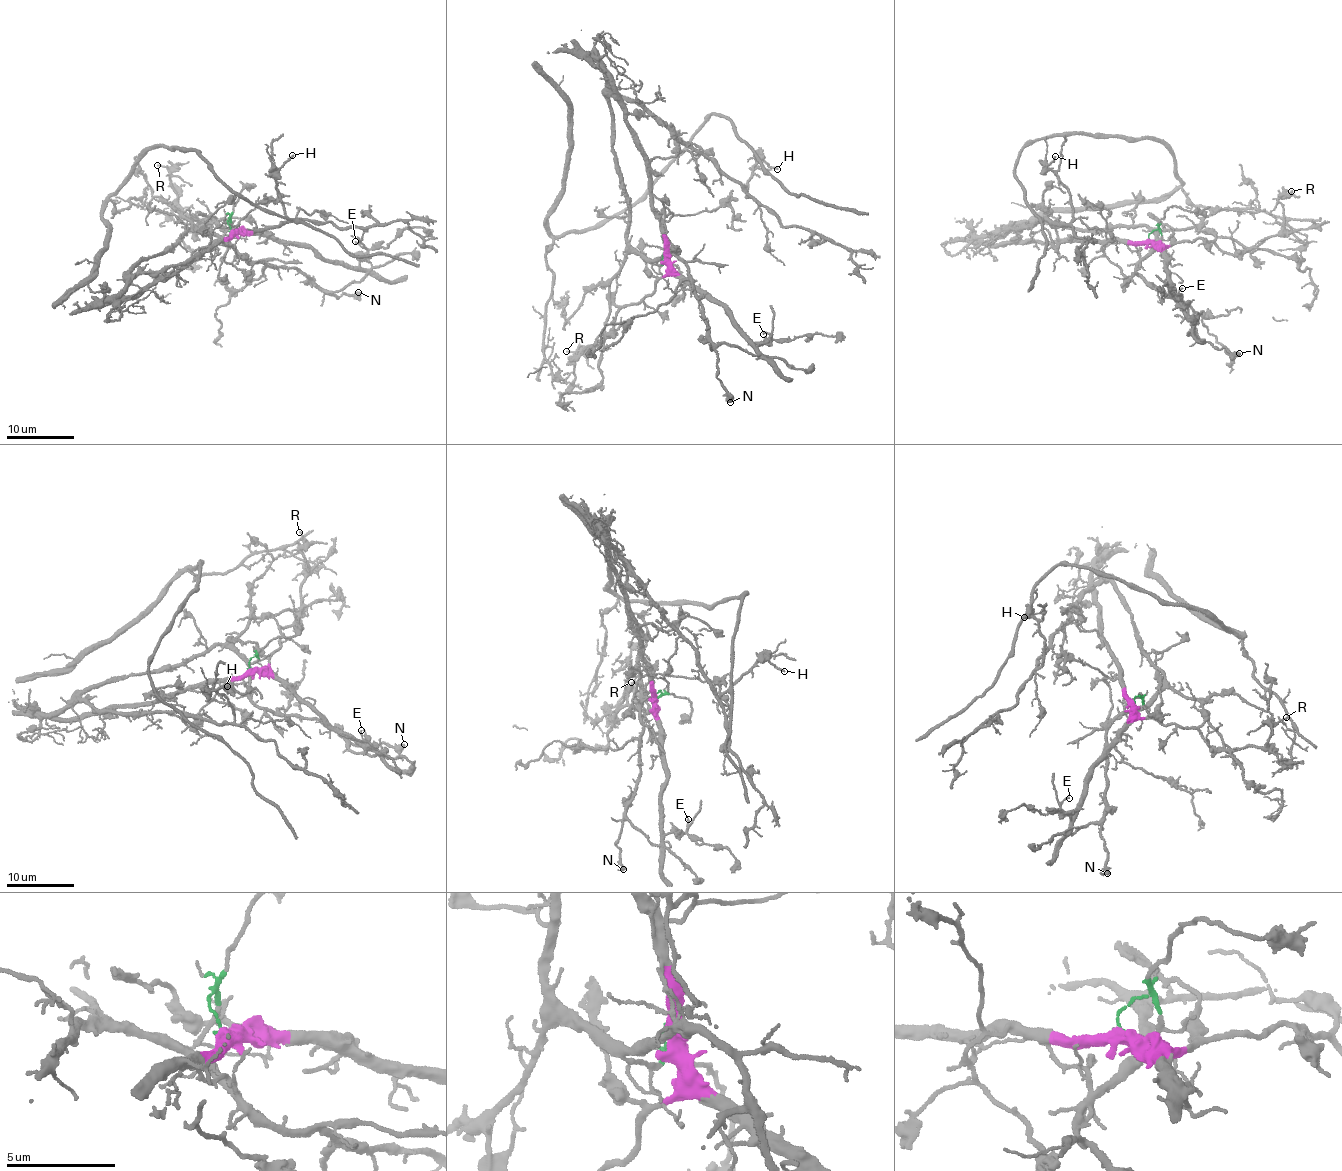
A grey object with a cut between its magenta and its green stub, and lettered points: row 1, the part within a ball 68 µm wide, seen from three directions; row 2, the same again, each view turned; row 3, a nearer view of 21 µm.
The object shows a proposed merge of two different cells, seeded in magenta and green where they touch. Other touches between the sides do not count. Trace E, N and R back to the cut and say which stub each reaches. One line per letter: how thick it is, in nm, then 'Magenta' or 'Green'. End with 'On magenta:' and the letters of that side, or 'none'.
E: Thickness 150 nm. Magenta
N: Thickness 550 nm. Green
R: Thickness 140 nm. Magenta
On magenta: E, R

